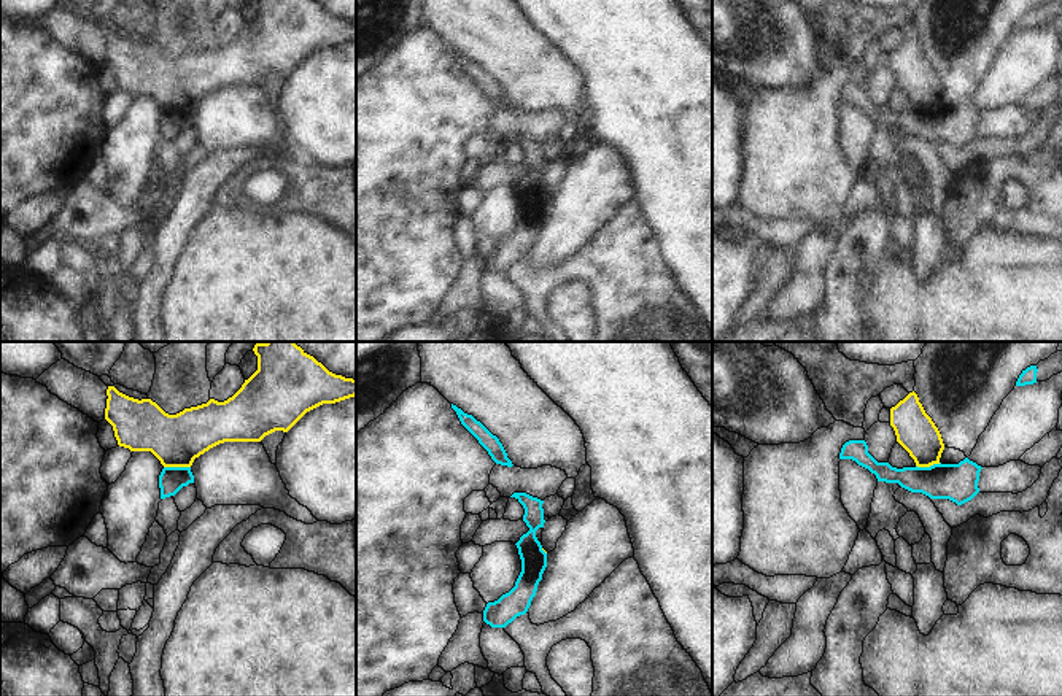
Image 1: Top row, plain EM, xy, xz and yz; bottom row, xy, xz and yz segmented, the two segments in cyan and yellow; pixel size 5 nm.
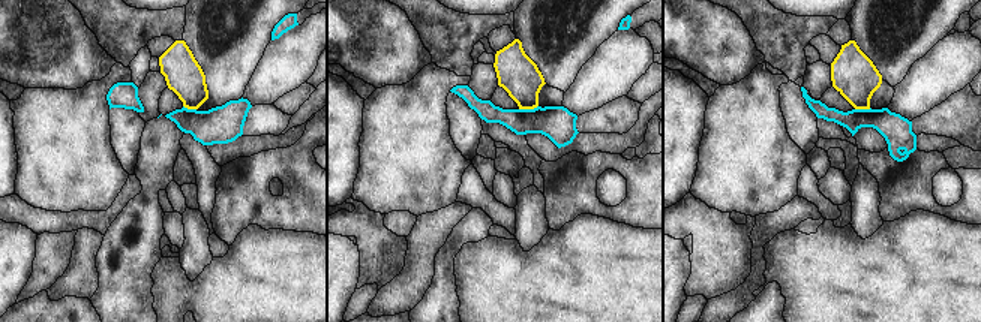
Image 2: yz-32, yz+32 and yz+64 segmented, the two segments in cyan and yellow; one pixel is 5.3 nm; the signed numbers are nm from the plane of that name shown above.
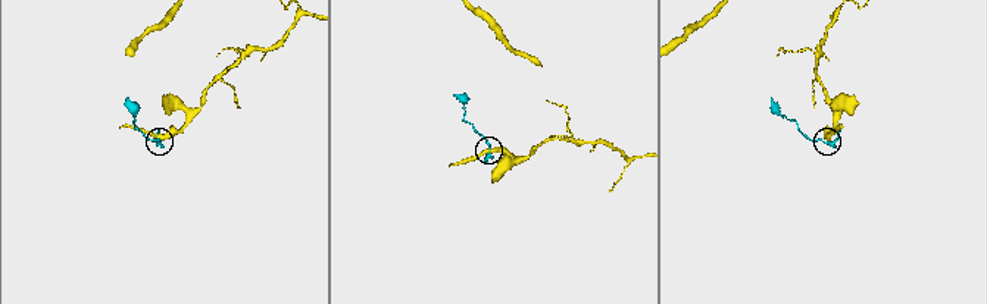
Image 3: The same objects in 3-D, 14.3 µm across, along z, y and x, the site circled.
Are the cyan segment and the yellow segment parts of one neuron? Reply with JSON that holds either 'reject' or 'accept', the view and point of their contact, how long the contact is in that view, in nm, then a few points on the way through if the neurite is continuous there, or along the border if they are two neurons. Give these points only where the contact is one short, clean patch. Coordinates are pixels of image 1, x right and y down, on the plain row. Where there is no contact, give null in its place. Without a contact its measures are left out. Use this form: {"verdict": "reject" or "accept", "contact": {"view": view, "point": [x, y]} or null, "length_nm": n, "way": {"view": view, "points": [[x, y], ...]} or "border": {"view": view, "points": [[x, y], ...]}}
{"verdict": "reject", "contact": {"view": "xy", "point": [177, 112]}, "length_nm": 140}

